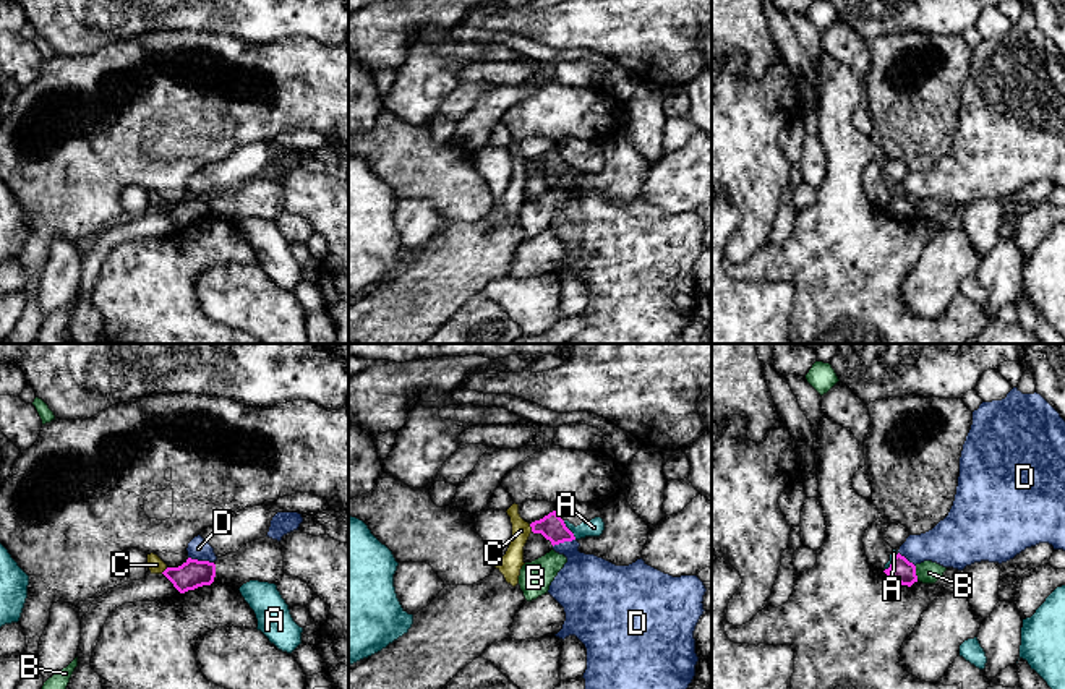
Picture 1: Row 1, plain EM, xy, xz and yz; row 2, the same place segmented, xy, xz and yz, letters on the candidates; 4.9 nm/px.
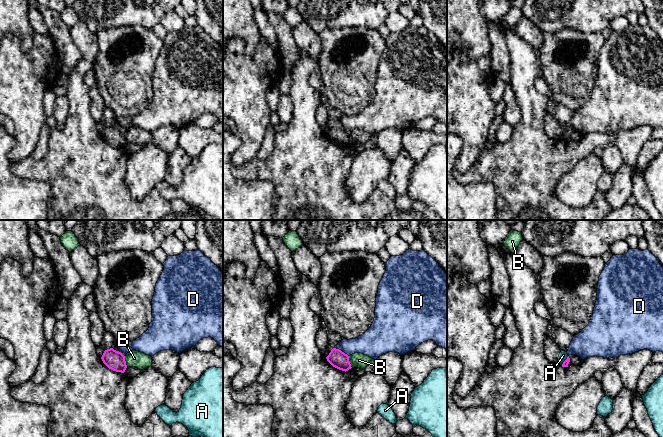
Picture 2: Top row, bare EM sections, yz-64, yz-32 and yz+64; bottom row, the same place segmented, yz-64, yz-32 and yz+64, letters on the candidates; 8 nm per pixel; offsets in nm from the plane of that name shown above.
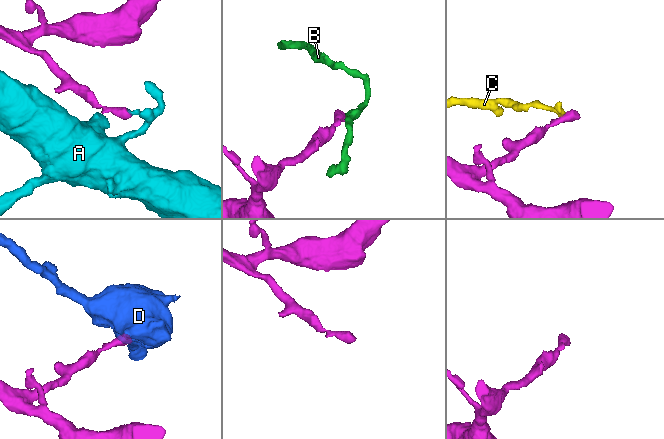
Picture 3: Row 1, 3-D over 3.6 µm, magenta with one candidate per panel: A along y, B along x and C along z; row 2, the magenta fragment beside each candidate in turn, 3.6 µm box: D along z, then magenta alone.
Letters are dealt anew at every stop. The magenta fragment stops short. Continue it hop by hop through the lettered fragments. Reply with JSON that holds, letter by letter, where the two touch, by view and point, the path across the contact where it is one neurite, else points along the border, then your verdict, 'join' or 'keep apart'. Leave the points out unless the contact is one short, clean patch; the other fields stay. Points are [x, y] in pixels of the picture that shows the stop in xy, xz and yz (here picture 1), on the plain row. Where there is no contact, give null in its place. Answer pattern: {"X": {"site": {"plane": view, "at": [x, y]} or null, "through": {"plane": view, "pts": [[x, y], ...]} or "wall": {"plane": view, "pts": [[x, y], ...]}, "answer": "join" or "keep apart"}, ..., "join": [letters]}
{"A": {"site": {"plane": "xz", "at": [569, 167]}, "answer": "keep apart"}, "B": {"site": {"plane": "yz", "at": [915, 209]}, "wall": {"plane": "yz", "pts": [[915, 203], [918, 216]]}, "answer": "keep apart"}, "C": {"site": {"plane": "xz", "at": [530, 162]}, "wall": {"plane": "xz", "pts": [[529, 161], [532, 167]]}, "answer": "keep apart"}, "D": {"site": {"plane": "xy", "at": [201, 198]}, "wall": {"plane": "xy", "pts": [[188, 193], [213, 200]]}, "answer": "keep apart"}, "join": []}

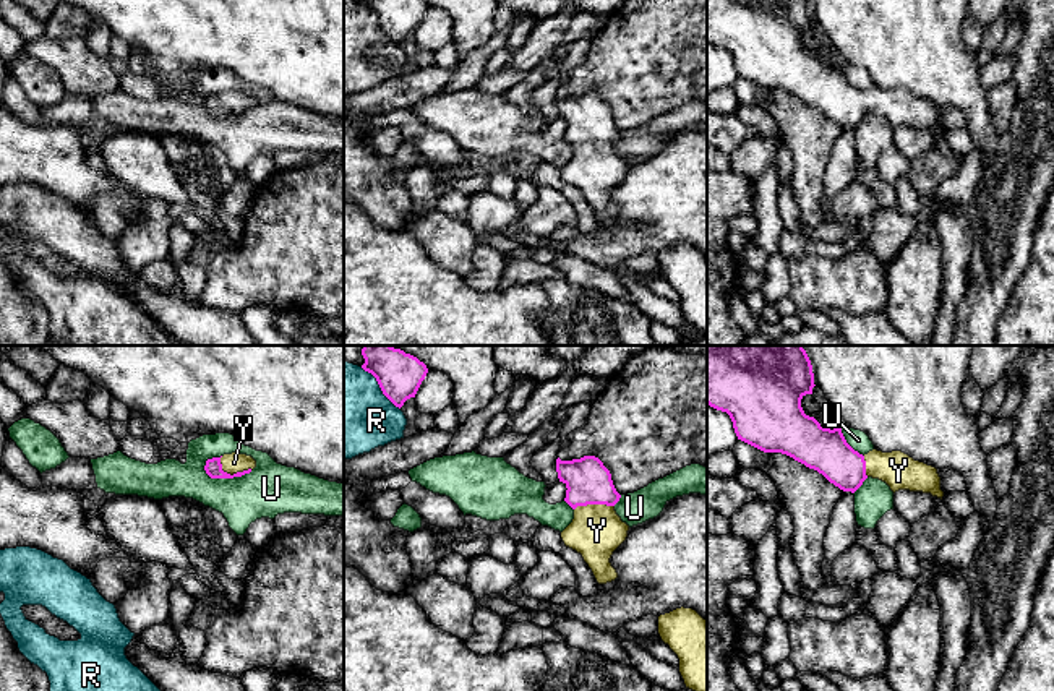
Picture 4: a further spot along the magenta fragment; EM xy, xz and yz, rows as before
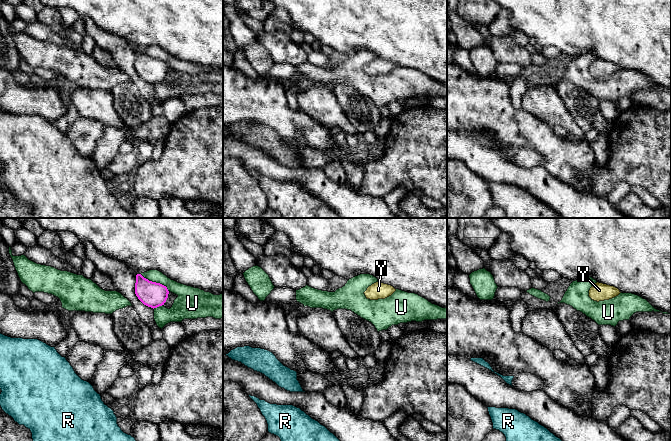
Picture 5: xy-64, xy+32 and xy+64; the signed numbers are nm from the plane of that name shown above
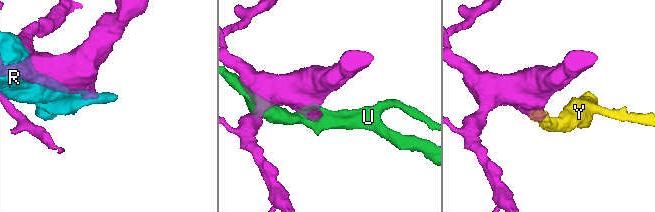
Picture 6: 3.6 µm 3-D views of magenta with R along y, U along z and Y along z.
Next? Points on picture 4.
{"R": {"site": {"plane": "xz", "at": [380, 23]}, "answer": "keep apart"}, "U": {"site": {"plane": "xy", "at": [226, 114]}, "wall": {"plane": "xy", "pts": [[203, 103], [211, 114], [240, 114], [252, 107]]}, "answer": "keep apart"}, "Y": {"site": {"plane": "xy", "at": [234, 111]}, "through": {"plane": "xy", "pts": [[213, 104], [234, 111], [234, 99]]}, "answer": "join"}, "join": ["Y"]}

